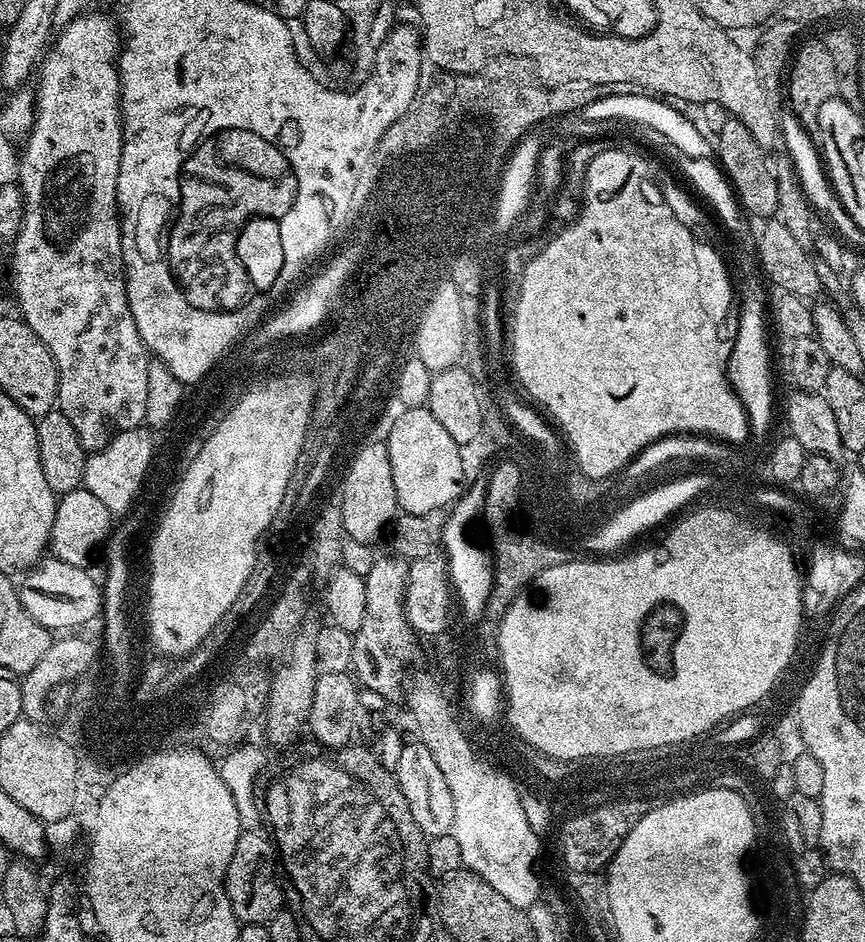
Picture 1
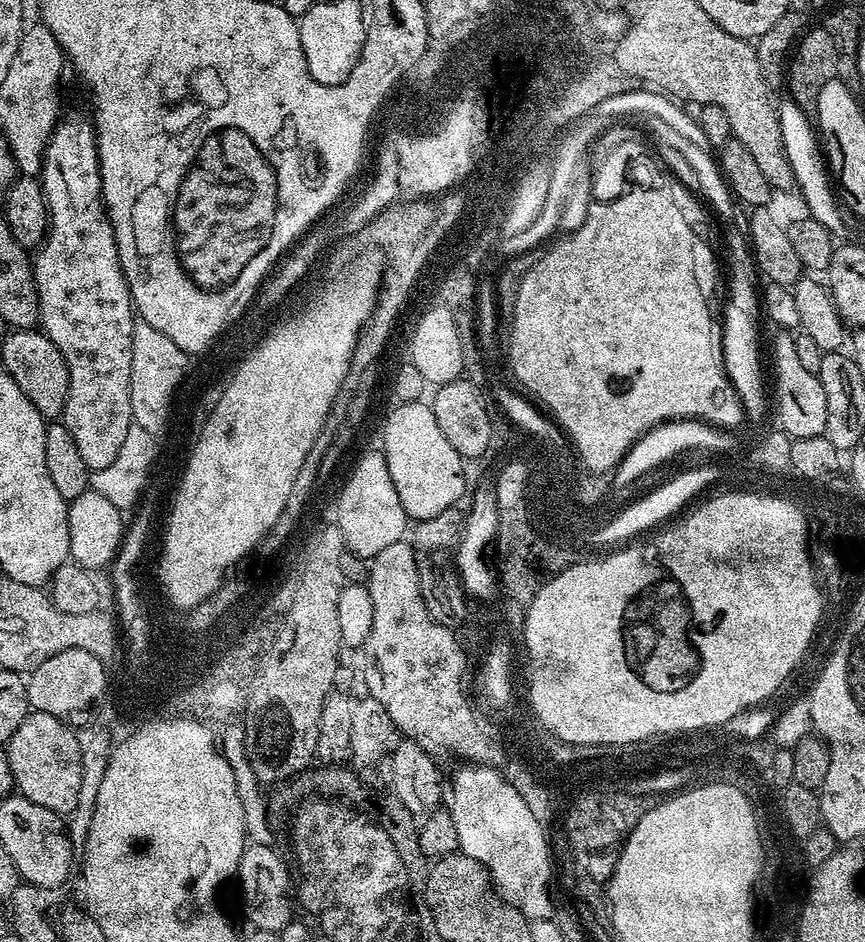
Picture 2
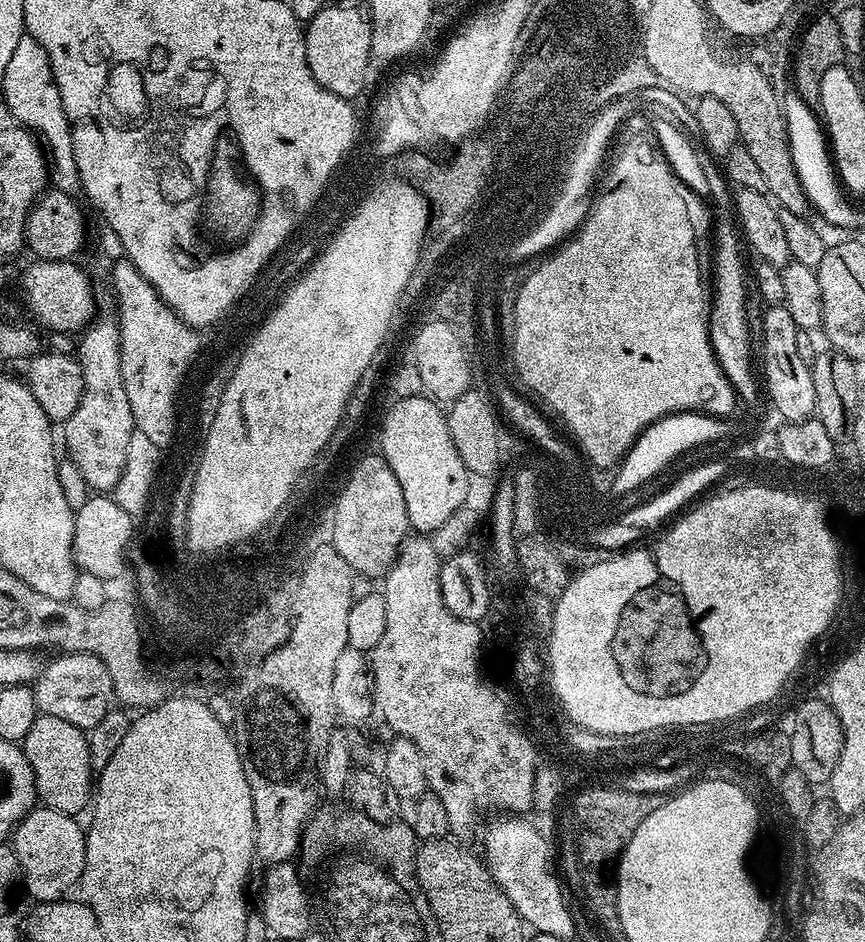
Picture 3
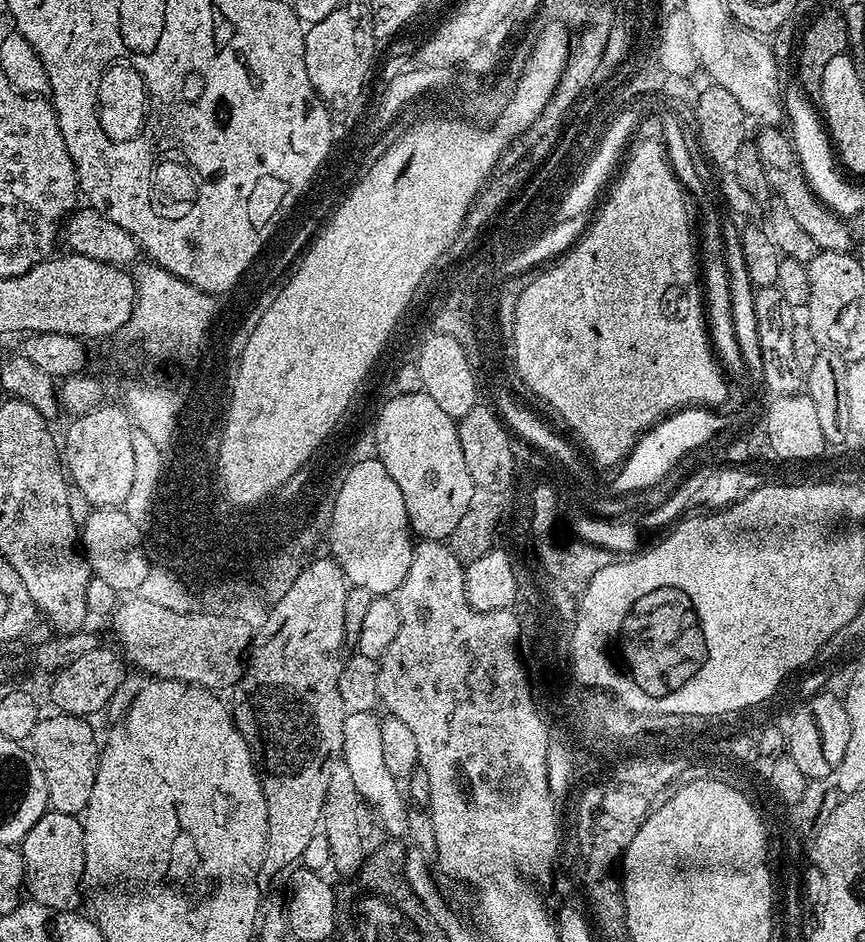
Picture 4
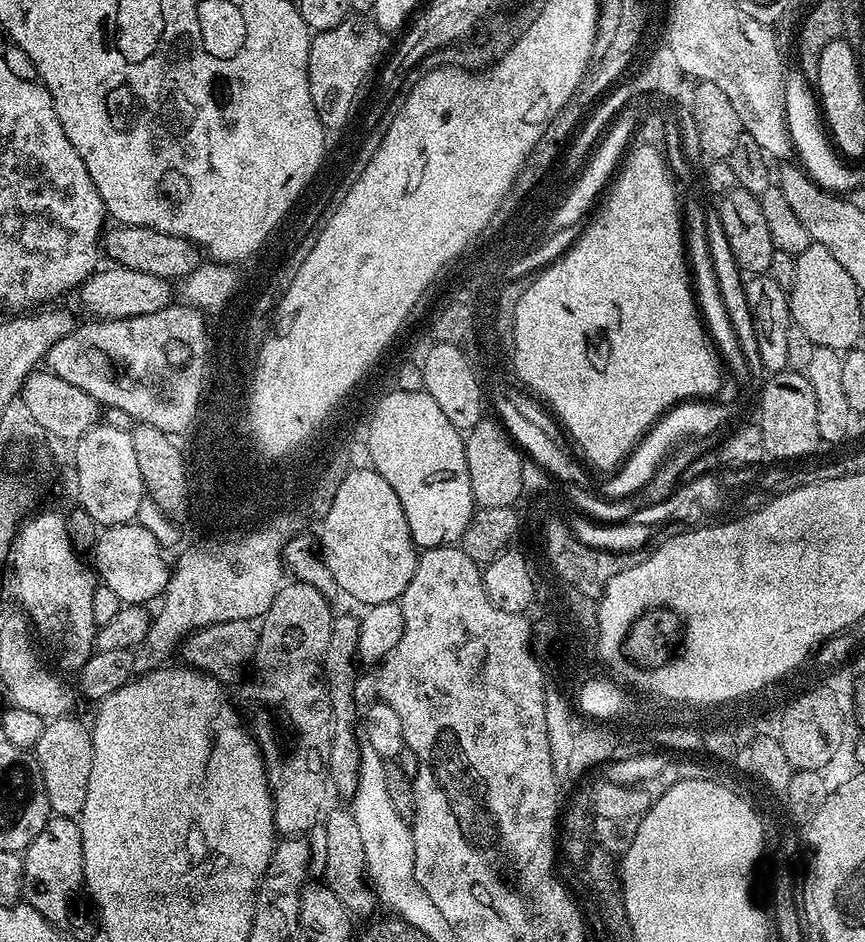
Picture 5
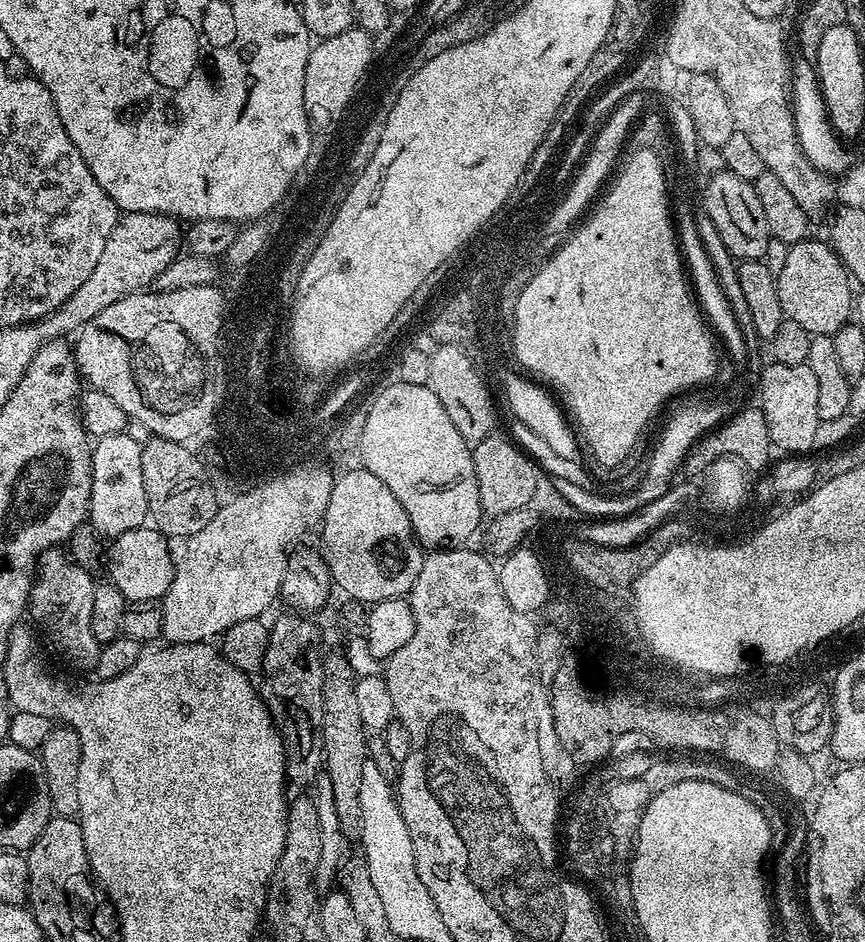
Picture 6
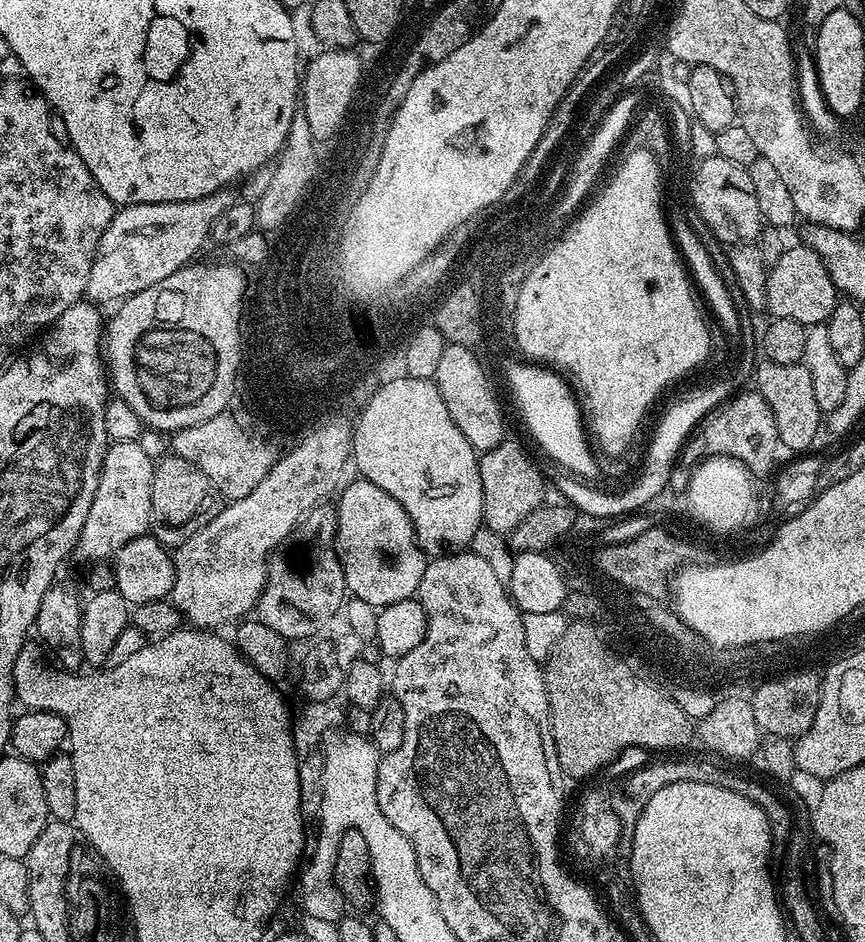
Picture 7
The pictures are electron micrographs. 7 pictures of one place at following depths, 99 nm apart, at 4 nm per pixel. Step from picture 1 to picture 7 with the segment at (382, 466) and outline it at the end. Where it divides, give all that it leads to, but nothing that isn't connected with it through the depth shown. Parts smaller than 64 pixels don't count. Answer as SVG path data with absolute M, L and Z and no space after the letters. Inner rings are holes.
M356 478L353 484L347 484L339 493L340 501L334 504L334 547L344 571L345 589L377 610L394 602L413 599L420 591L426 553L416 540L406 510L398 508L394 498L390 498L386 490L374 486L374 482Z

